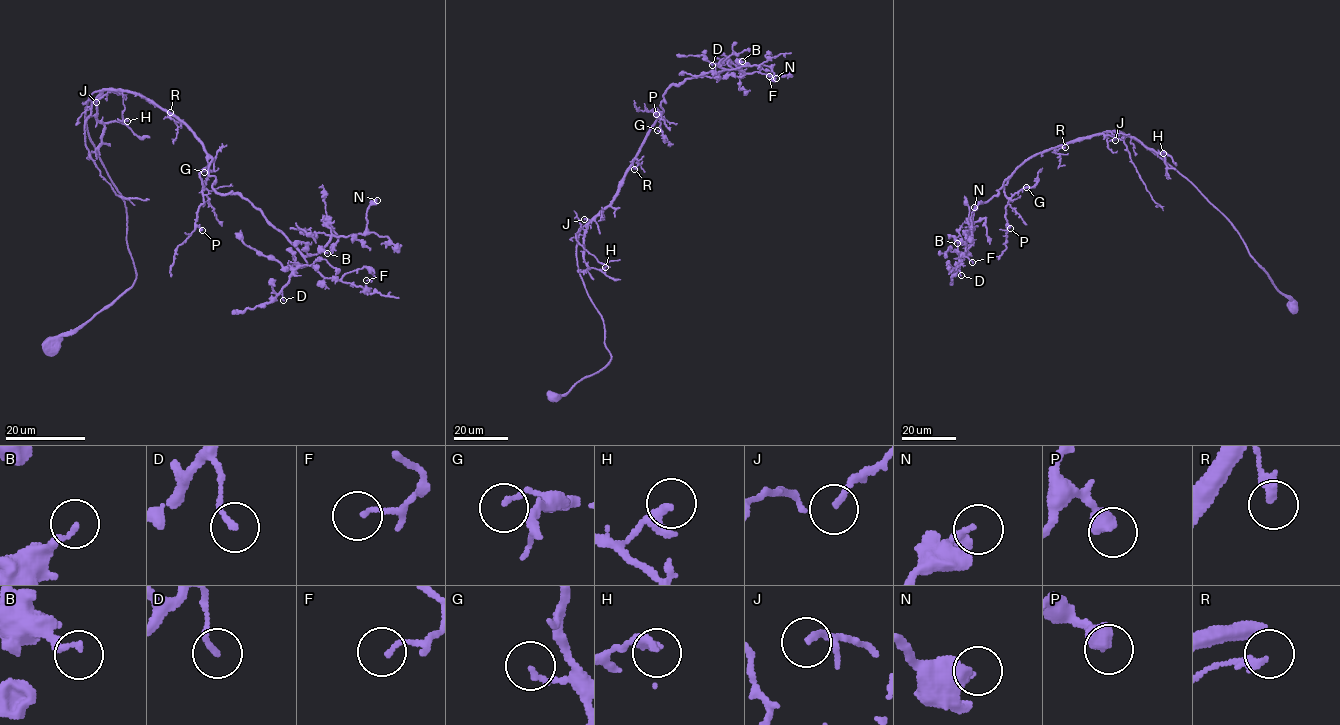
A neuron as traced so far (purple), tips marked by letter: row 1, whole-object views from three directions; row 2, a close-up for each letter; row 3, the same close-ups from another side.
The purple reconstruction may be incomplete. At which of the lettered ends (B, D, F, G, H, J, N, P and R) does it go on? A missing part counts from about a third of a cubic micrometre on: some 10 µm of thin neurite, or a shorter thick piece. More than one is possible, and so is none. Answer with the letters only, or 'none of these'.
none of these

